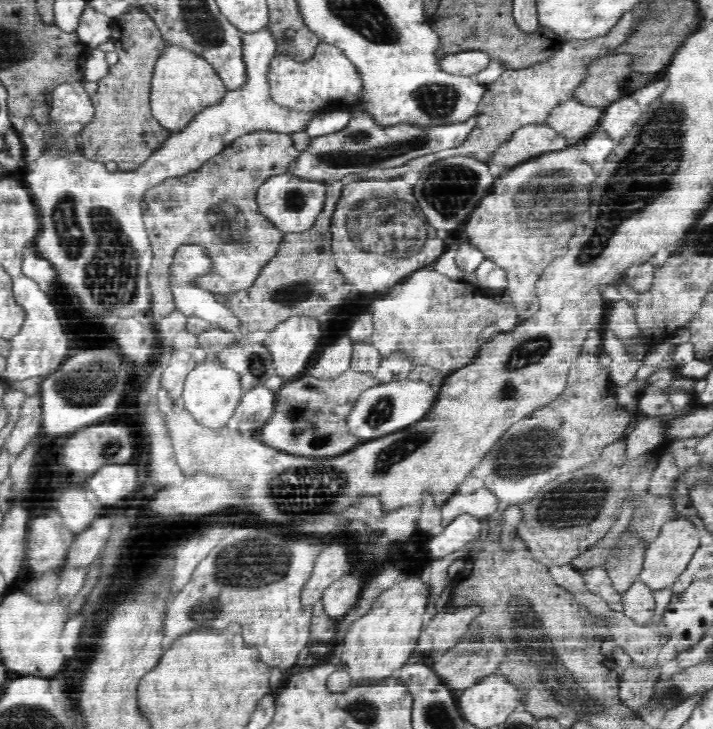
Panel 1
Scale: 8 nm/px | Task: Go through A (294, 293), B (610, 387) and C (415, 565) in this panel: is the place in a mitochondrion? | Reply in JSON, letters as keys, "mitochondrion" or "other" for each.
{"A":"mitochondrion","B":"other","C":"other"}

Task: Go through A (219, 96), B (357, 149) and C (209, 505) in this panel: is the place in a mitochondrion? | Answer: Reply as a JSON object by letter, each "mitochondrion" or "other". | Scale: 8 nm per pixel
{"A":"other","B":"mitochondrion","C":"other"}

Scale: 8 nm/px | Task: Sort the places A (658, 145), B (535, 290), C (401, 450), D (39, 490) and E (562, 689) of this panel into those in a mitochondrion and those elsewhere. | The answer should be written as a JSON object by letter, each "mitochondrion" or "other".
{"A":"mitochondrion","B":"other","C":"mitochondrion","D":"other","E":"mitochondrion"}

